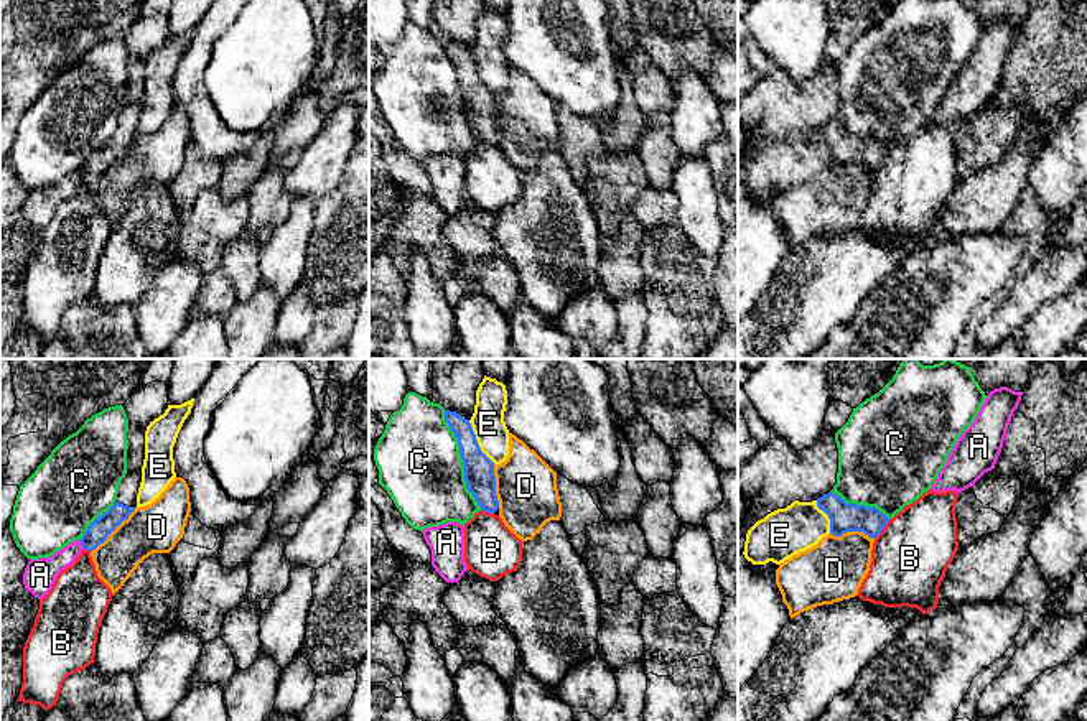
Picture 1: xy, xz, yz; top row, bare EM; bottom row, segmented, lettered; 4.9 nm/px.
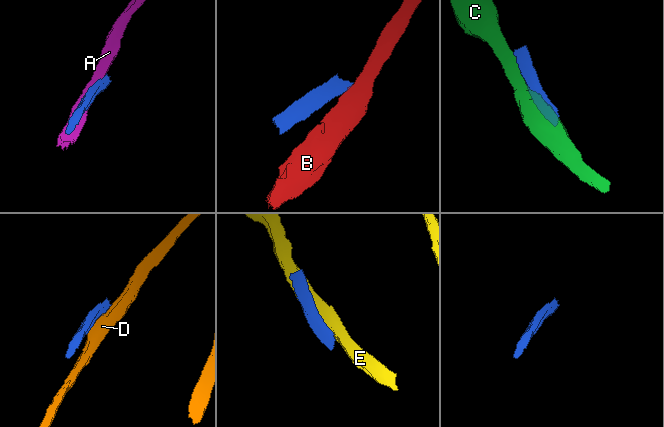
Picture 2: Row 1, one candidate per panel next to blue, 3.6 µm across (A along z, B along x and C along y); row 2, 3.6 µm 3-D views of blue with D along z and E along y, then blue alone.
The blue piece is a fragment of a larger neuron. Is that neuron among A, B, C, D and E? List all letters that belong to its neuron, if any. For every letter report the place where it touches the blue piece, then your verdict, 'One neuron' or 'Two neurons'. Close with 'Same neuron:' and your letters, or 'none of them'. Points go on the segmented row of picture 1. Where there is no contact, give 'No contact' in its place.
A: Touches blue at xy (81, 544). Two neurons
B: Touches blue at yz (883, 527). Two neurons
C: Touches blue at xz (461, 458). Two neurons
D: Touches blue at xy (114, 529). Two neurons
E: Touches blue at xz (476, 441). Two neurons
Same neuron: none of them

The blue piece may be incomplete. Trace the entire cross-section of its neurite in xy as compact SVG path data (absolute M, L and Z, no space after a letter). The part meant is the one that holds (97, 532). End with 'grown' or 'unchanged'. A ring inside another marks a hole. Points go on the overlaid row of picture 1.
M142 469L127 472L119 486L119 494L114 505L96 519L84 535L81 545L92 551L124 522L137 507L137 494L142 482Z | grown

